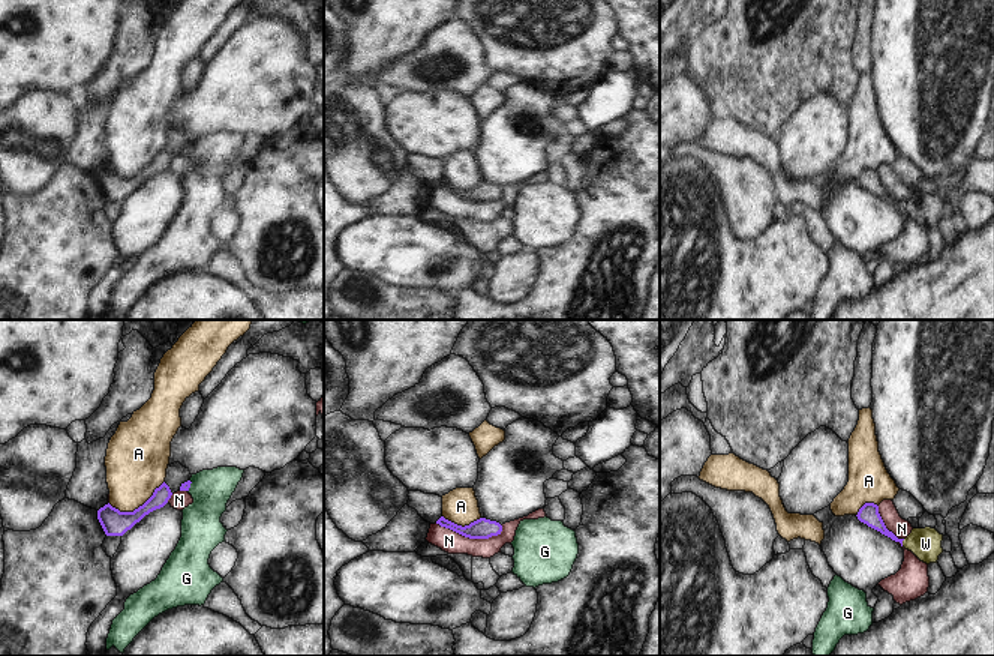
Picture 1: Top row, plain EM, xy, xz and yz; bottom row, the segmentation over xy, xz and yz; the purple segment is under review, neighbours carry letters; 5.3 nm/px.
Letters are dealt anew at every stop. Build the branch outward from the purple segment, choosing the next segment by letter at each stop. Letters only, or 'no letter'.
W

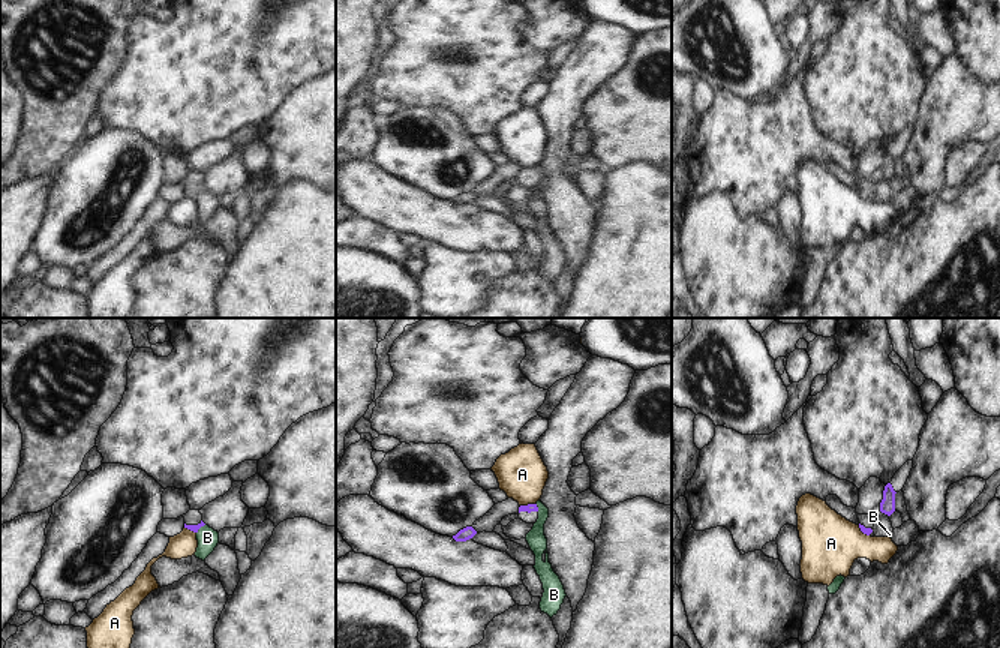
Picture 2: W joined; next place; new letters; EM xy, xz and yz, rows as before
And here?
no letter

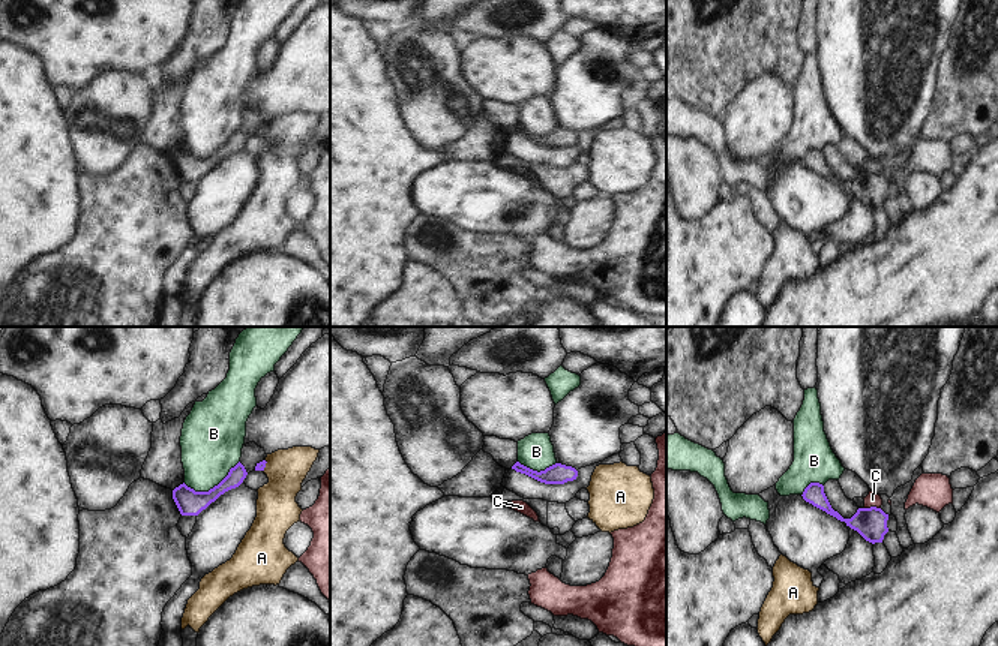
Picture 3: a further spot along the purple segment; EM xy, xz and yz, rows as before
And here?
no letter

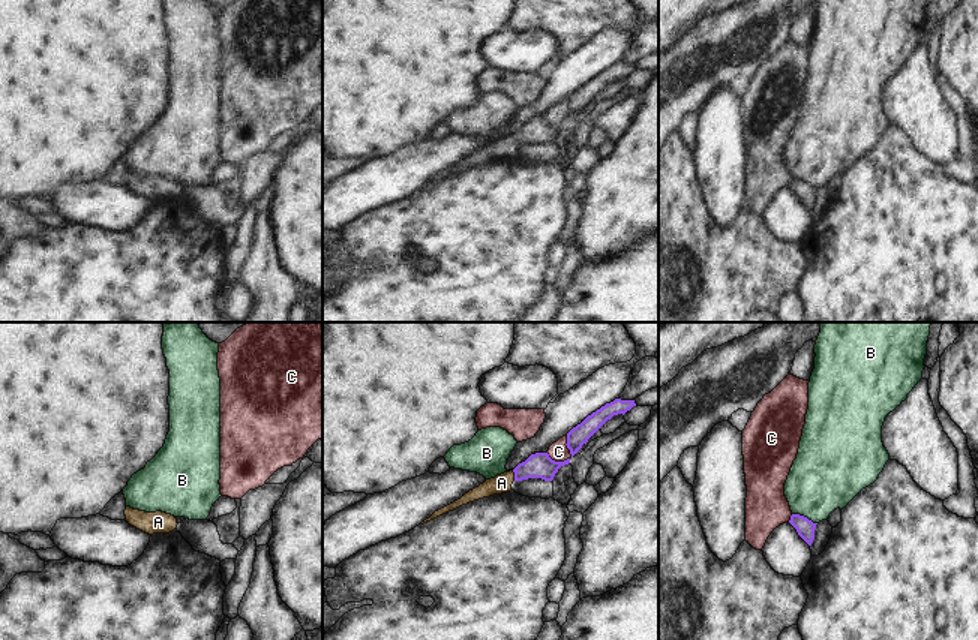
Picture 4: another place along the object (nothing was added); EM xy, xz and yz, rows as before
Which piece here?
A

